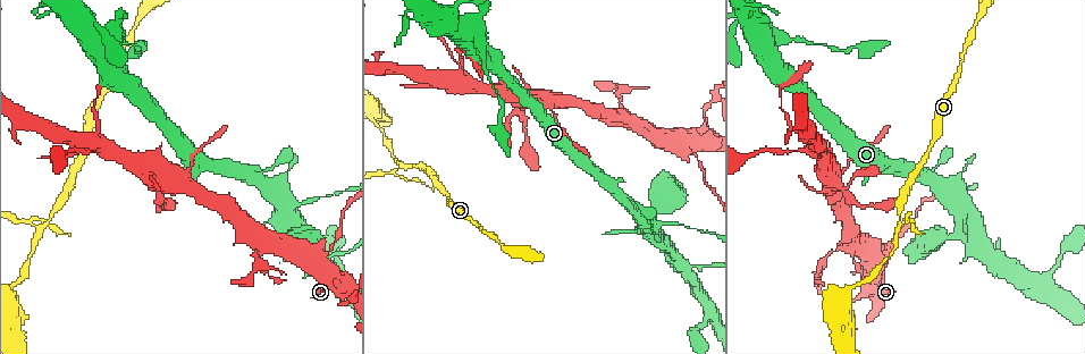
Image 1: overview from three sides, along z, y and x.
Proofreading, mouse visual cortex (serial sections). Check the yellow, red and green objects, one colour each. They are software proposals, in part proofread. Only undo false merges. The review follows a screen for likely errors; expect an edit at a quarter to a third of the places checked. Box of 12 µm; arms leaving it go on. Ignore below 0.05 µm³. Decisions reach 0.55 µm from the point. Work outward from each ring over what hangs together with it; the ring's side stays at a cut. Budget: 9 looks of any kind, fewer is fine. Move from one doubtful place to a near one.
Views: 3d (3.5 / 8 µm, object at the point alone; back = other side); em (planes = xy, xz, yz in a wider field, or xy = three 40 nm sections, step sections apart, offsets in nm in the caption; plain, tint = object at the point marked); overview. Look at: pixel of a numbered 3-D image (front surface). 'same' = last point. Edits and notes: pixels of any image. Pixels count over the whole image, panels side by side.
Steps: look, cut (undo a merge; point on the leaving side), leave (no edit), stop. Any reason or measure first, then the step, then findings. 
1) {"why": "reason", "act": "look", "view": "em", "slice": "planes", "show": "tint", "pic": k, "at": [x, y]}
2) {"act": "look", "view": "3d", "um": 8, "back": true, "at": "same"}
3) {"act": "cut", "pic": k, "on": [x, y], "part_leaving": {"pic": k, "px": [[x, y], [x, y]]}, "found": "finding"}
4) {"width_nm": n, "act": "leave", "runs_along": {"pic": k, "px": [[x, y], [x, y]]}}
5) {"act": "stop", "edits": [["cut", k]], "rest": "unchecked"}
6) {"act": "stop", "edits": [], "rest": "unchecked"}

{"act": "look", "view": "3d", "um": 3.5, "pic": 1, "at": [252, 273]}

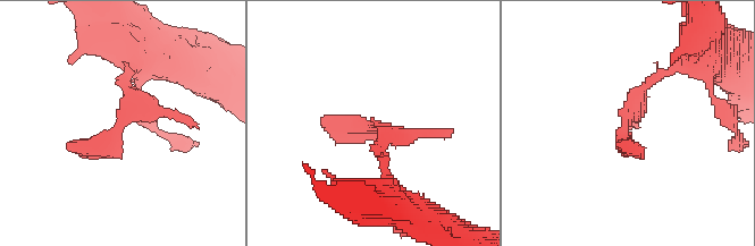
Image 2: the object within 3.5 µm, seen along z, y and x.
{"why": "need the tissue", "act": "look", "view": "em", "slice": "planes", "show": "tint", "pic": 2, "at": [376, 123]}

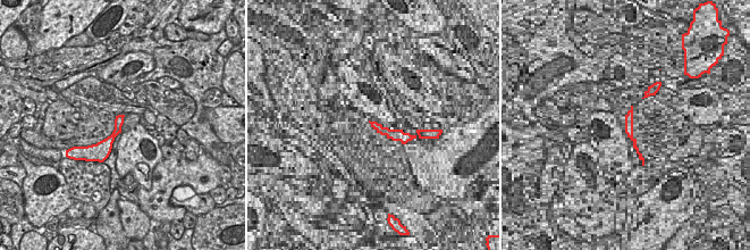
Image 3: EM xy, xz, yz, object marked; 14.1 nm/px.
{"act": "leave", "runs_along": {"pic": 2, "px": [[128, 71], [128, 117], [97, 147], [68, 144]]}, "found": "all the same cell"}

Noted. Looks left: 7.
{"why": "three-way junction", "act": "look", "view": "3d", "um": 8, "pic": 1, "at": [898, 227]}

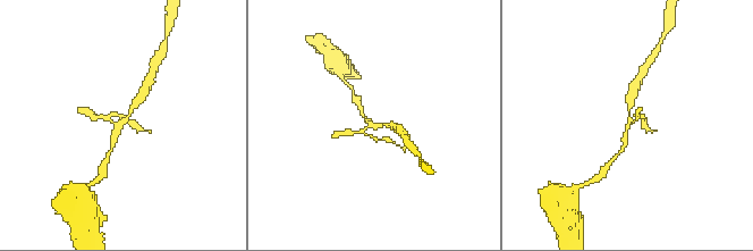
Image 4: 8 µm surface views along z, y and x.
{"act": "look", "view": "3d", "um": 3.5, "pic": 4, "at": [629, 125]}

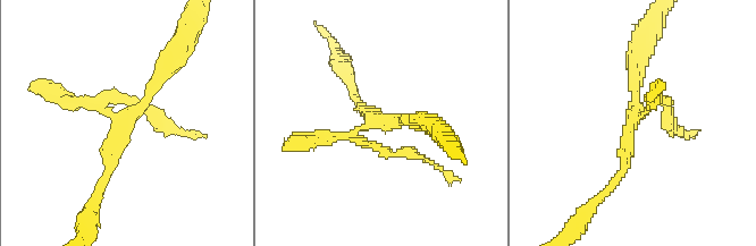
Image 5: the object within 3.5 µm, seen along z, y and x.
{"why": "shape alone is not enough", "act": "look", "view": "em", "slice": "xy", "step": 2, "show": "tint", "pic": 5, "at": [386, 121]}

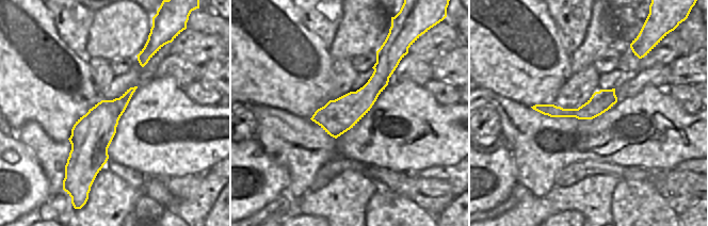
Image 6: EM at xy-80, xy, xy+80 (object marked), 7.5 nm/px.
{"width_nm": 260, "act": "cut", "pic": 5, "on": [318, 133], "part_leaving": {"pic": 5, "px": [[356, 133], [284, 147]]}, "found": "two cells meet here"}

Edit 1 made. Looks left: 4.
{"why": "see it whole again", "act": "look", "view": "overview"}

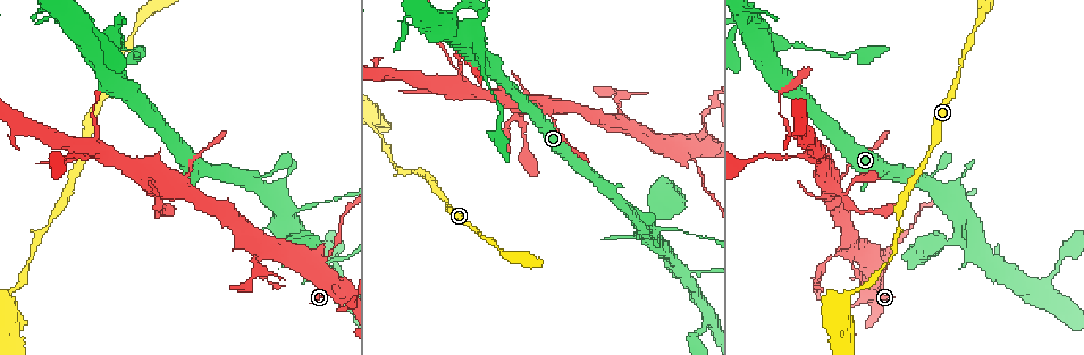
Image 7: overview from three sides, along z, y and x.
{"why": "calibre changes", "act": "look", "view": "3d", "um": 3.5, "pic": 7, "at": [458, 63]}

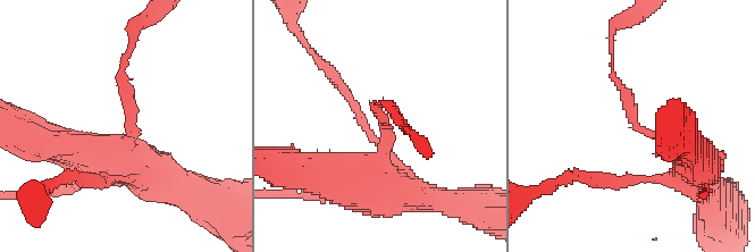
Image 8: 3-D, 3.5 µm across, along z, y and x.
{"why": "need the tissue", "act": "look", "view": "em", "slice": "xy", "step": 5, "show": "tint", "pic": 8, "at": [637, 126]}

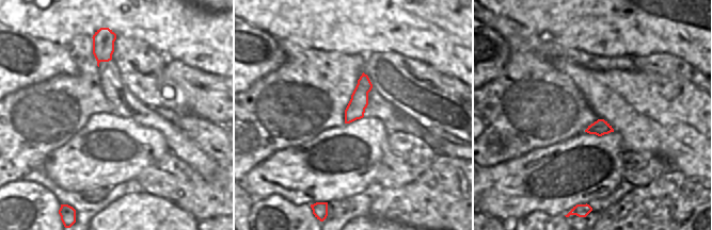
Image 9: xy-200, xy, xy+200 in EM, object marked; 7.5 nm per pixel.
{"act": "look", "view": "em", "slice": "xy", "step": 2, "show": "tint", "at": "same"}

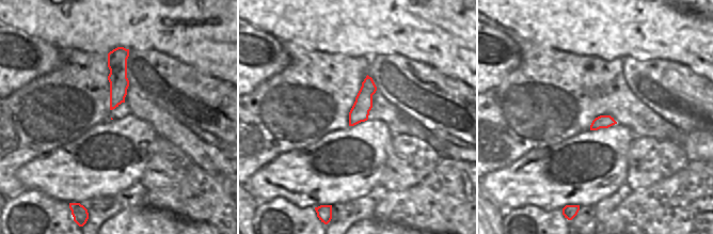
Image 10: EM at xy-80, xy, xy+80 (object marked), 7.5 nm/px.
{"act": "leave", "runs_along": {"pic": 8, "px": [[127, 164], [120, 59]]}, "found": "all the same cell"}

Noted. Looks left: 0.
{"act": "stop", "edits": [["cut", 5]], "rest": "unchecked"}

